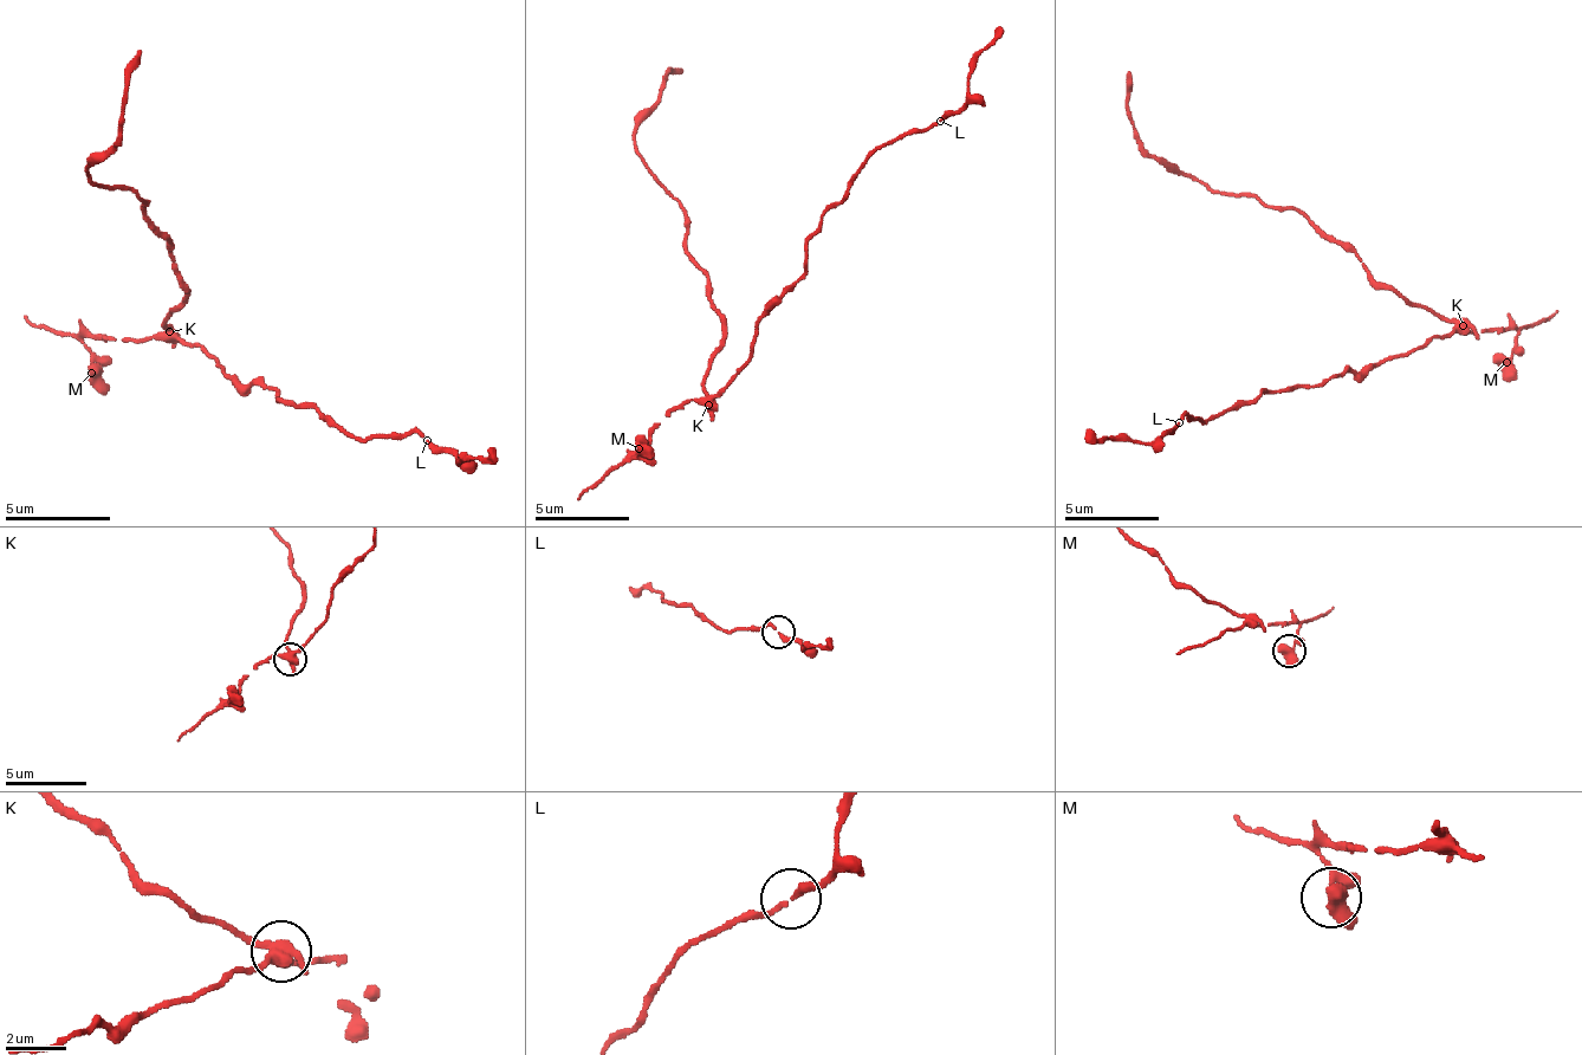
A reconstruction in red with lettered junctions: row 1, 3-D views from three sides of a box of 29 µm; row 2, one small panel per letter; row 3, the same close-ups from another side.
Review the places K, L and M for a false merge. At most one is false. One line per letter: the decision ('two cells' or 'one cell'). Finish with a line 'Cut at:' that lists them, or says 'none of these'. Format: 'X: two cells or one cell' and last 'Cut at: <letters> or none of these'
K: two cells
L: one cell
M: one cell
Cut at: K

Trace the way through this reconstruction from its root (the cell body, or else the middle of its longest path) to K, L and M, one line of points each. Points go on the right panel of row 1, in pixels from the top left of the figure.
K: (1450, 334), (1464, 324)
L: (1450, 334), (1412, 353), (1369, 362), (1360, 371), (1341, 371), (1317, 386), (1260, 390), (1213, 419), (1180, 424)
M: (1450, 334), (1502, 334), (1511, 329), (1516, 334), (1516, 343), (1506, 362)

